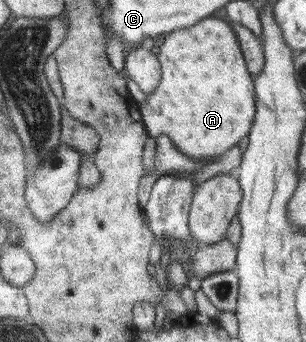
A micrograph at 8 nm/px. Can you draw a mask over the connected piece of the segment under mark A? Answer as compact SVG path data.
M210 17L192 27L170 32L157 54L163 71L161 84L146 97L147 105L141 110L149 135L154 139L162 134L169 135L178 149L192 159L220 157L234 147L238 139L246 137L250 123L253 123L255 97L240 50L236 34L222 19Z

